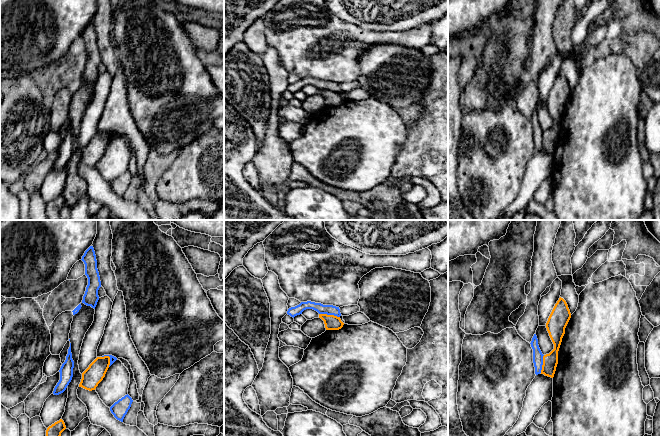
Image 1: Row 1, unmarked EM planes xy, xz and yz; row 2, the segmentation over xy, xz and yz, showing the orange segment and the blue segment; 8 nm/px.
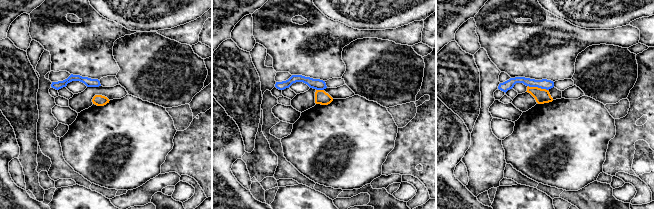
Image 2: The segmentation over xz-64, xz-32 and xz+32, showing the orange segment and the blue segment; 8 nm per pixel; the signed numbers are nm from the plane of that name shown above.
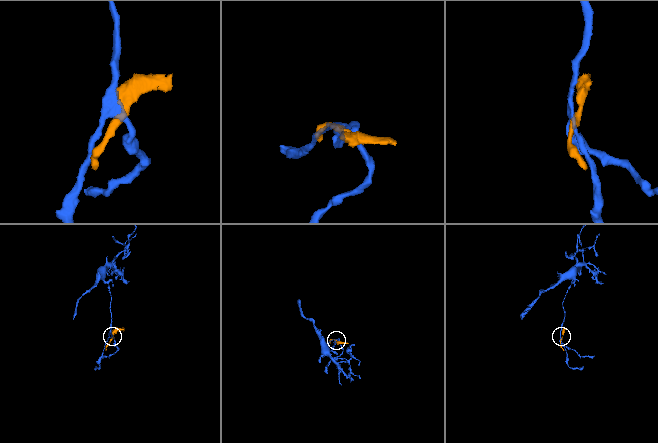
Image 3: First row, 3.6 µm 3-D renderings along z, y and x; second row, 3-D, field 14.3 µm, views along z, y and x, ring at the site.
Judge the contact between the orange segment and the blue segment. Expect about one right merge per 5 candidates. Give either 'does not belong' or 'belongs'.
does not belong

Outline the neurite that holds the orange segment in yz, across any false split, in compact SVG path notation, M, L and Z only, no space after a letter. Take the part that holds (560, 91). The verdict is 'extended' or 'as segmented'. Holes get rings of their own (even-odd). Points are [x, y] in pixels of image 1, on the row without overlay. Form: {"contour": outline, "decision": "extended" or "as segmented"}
{"contour": "M560 73L546 99L546 104L554 120L554 125L549 130L543 132L541 150L545 152L554 153L558 140L558 127L570 94L571 89L568 81L566 77Z", "decision": "as segmented"}

